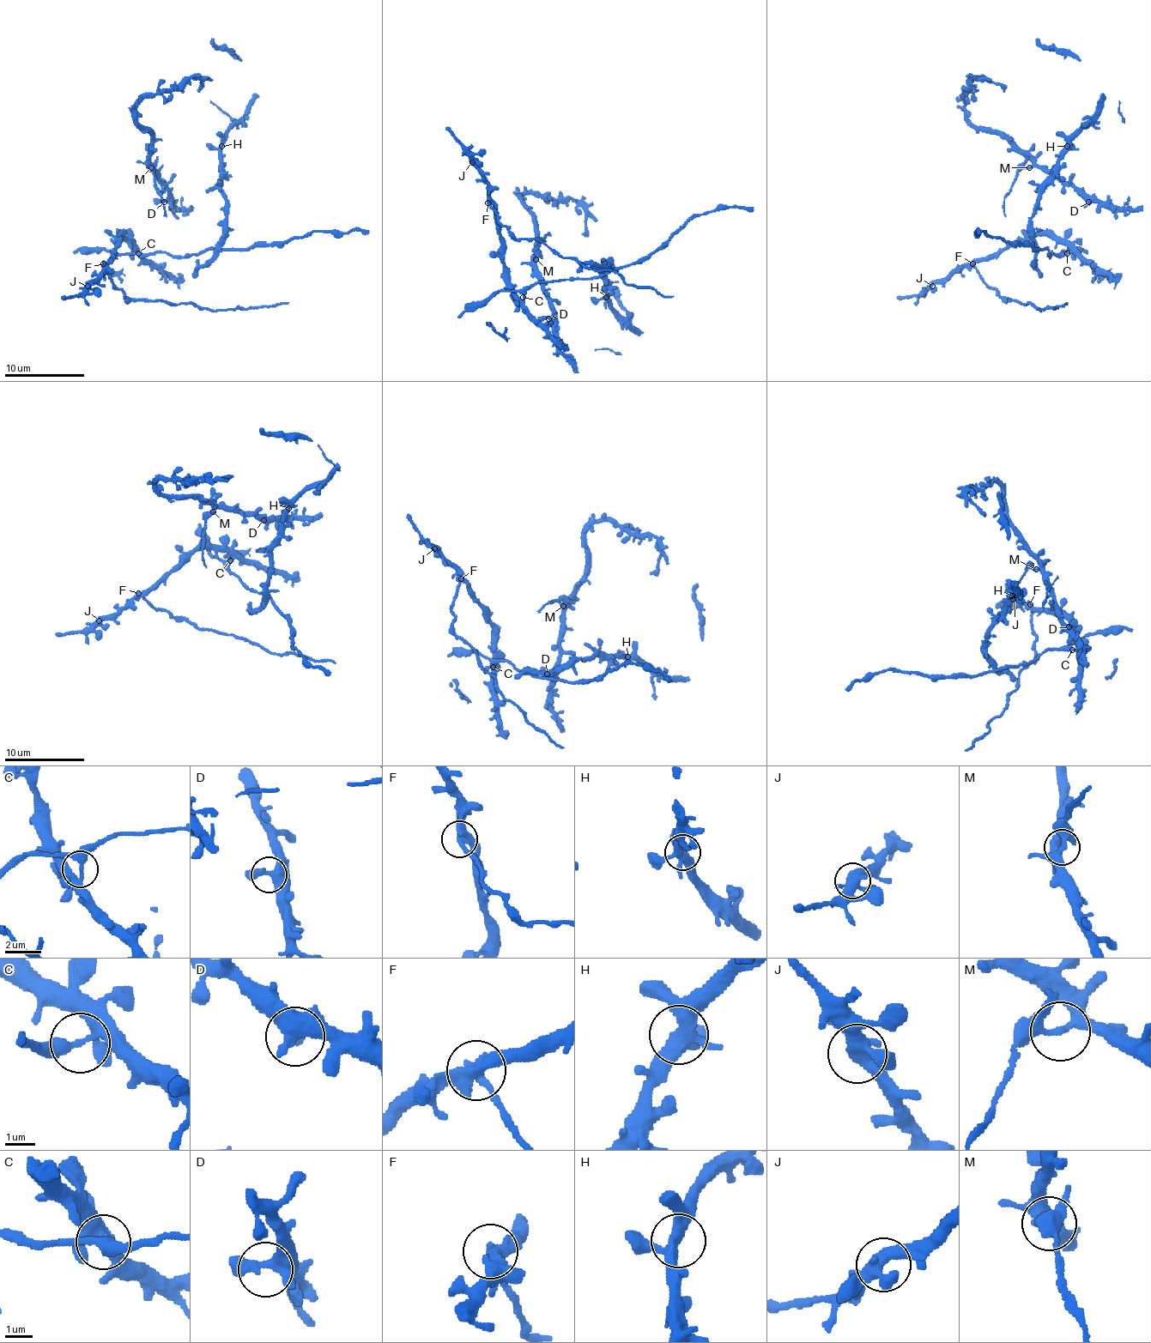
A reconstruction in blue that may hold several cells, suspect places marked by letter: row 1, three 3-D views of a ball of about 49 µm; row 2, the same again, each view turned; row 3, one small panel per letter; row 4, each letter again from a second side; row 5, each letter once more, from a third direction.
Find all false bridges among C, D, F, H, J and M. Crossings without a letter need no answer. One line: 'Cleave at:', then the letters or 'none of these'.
Cleave at: C, F, M

